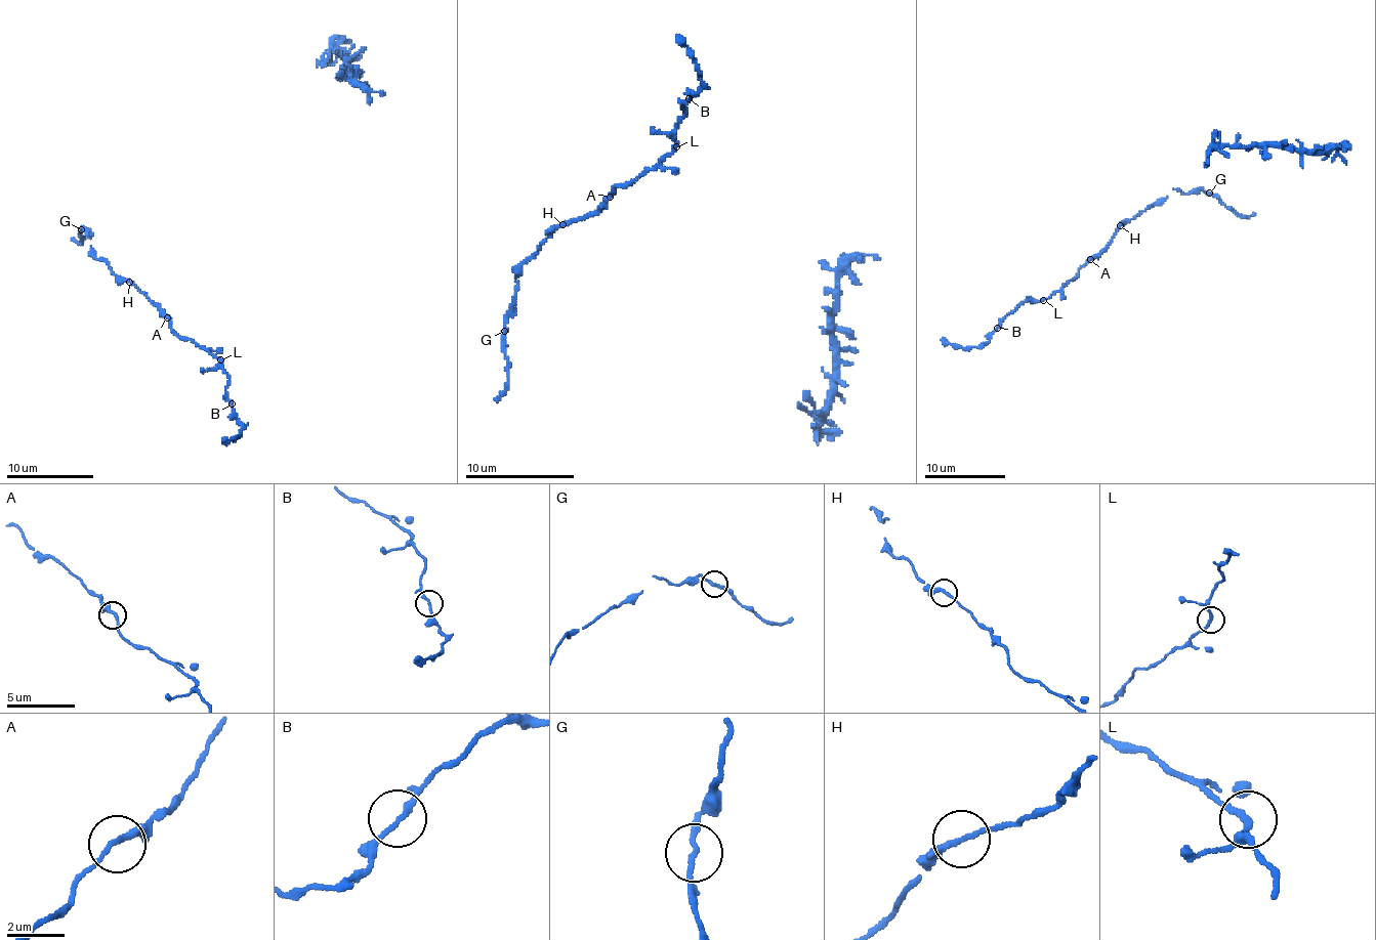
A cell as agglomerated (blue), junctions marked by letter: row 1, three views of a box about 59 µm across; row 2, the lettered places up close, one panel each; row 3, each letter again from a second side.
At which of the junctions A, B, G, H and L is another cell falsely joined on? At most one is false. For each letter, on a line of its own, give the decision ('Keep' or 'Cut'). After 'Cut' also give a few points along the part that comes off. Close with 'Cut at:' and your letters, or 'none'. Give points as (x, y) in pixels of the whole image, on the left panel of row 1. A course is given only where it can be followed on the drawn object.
A: Keep
B: Keep
G: Keep
H: Keep
L: Keep
Cut at: none

